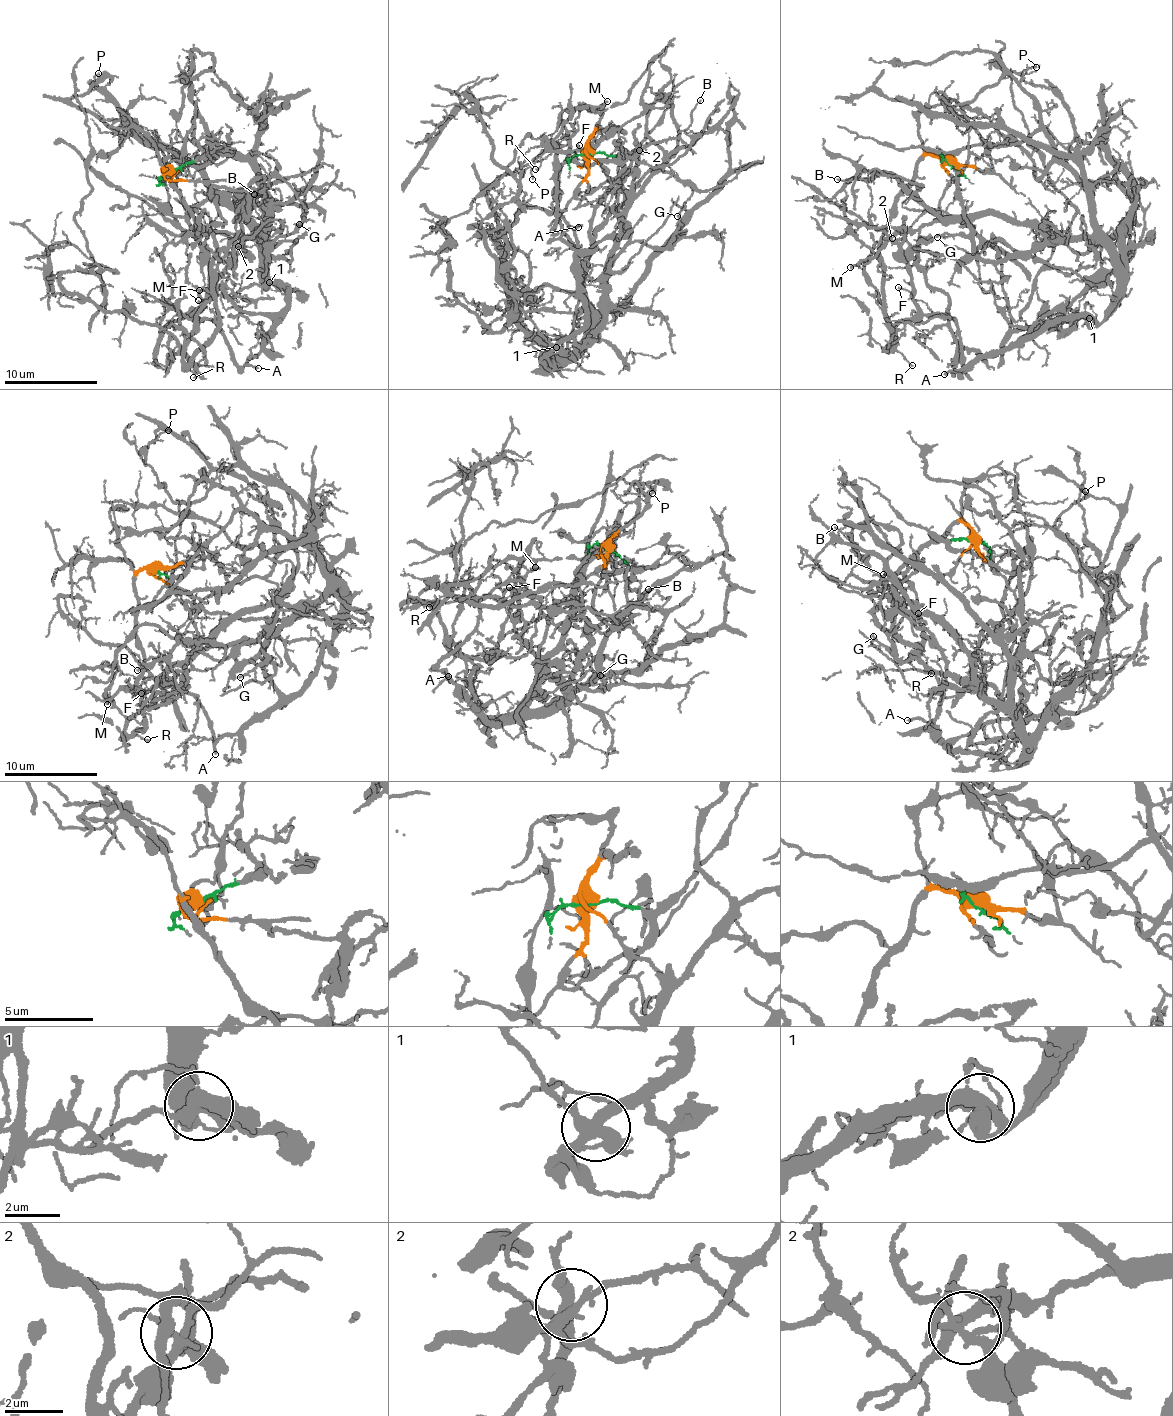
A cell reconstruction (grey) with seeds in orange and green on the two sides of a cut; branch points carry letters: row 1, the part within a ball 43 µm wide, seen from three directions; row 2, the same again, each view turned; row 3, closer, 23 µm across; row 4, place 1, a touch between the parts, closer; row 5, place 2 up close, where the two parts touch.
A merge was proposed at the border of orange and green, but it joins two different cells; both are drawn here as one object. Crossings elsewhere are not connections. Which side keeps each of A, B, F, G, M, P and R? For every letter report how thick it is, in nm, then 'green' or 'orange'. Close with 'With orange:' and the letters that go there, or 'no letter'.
A: 190 nm thick; green
B: 110 nm thick; orange
F: 120 nm thick; orange
G: 160 nm thick; green
M: 120 nm thick; orange
P: 110 nm thick; green
R: 130 nm thick; orange
With orange: B, F, M, R

